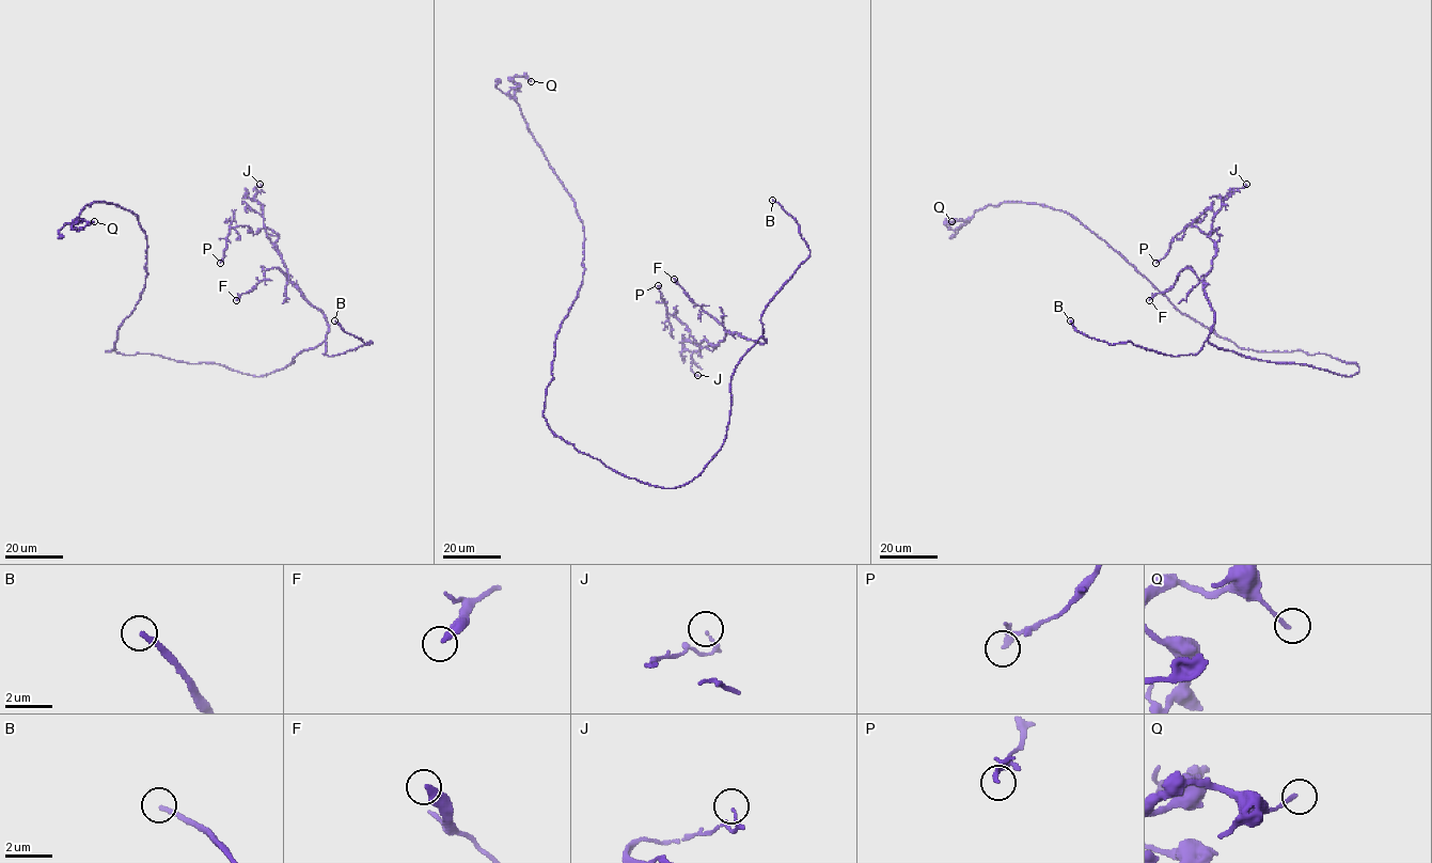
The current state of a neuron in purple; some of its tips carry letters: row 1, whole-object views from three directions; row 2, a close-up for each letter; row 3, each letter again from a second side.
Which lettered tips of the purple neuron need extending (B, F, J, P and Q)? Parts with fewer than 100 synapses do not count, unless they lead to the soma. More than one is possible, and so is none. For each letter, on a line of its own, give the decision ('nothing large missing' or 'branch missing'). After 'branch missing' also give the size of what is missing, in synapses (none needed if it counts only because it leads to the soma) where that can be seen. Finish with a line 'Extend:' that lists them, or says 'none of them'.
B: branch missing
F: nothing large missing
J: nothing large missing
P: nothing large missing
Q: nothing large missing
Extend: B

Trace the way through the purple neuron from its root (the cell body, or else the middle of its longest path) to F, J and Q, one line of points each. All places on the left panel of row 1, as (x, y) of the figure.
F: (166, 358), (263, 376), (326, 340), (324, 313), (279, 268), (267, 269), (264, 278), (236, 300)
J: (166, 358), (263, 376), (326, 340), (324, 313), (290, 280), (267, 236), (262, 206), (254, 199), (260, 184)
Q: (166, 358), (106, 351), (144, 287), (147, 240), (137, 217), (115, 204), (93, 202), (76, 223), (94, 221)

